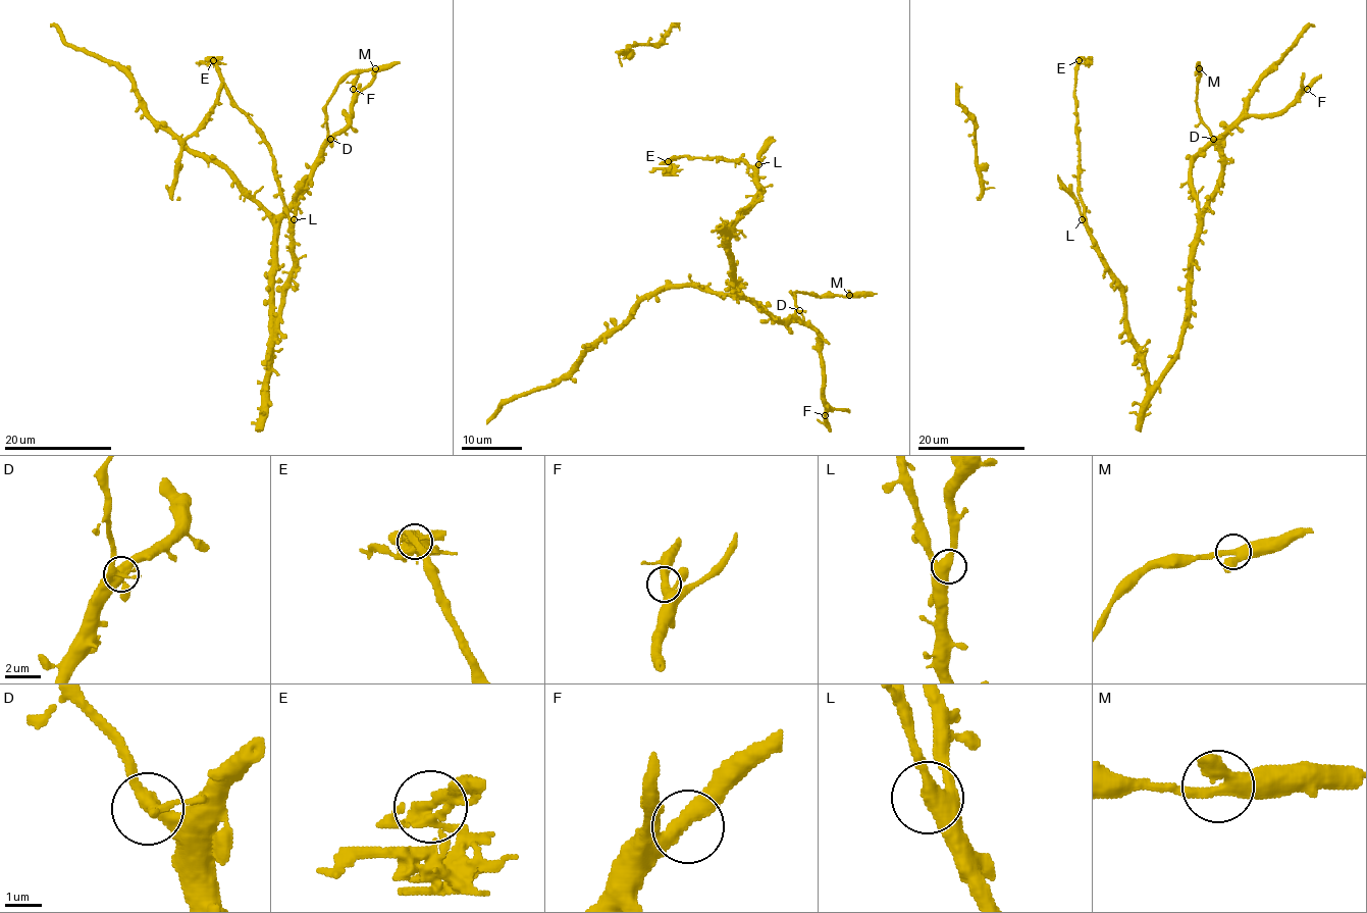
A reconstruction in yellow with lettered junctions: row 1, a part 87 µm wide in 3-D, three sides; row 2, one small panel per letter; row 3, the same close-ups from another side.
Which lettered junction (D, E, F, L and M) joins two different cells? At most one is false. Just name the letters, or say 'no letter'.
E

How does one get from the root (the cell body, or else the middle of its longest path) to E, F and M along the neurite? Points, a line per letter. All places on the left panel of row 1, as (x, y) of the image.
E: (267, 378), (268, 348), (279, 319), (281, 287), (293, 269), (293, 231), (271, 147), (238, 106), (213, 60)
F: (267, 378), (273, 237), (277, 217), (304, 187), (319, 151), (348, 123), (353, 89)
M: (267, 378), (277, 217), (304, 187), (326, 139), (326, 101), (333, 90), (349, 73), (375, 68)

